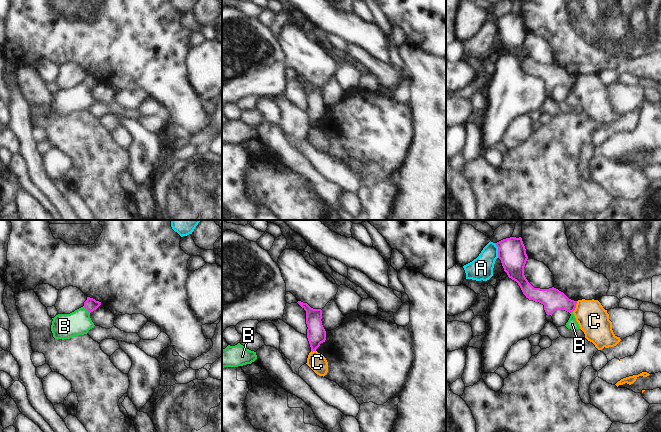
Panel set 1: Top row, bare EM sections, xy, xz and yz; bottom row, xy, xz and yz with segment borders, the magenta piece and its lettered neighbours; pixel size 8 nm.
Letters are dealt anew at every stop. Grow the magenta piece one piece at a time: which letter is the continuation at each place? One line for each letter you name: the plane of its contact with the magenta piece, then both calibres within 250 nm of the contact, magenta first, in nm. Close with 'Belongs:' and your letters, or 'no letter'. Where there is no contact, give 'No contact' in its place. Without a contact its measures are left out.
B: Touches magenta in xy. Thickness 100 nm (magenta) against 200 nm
Belongs: B.

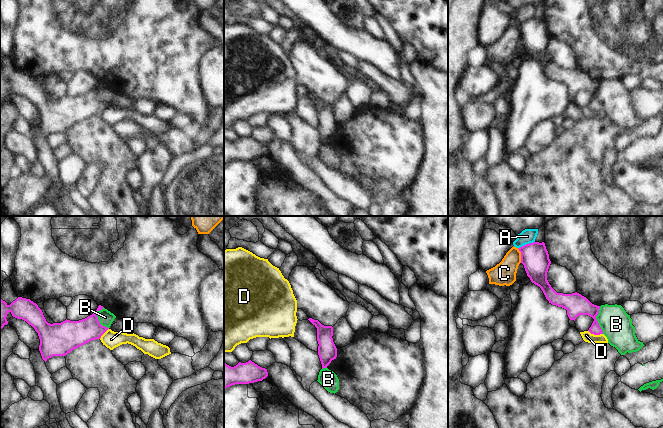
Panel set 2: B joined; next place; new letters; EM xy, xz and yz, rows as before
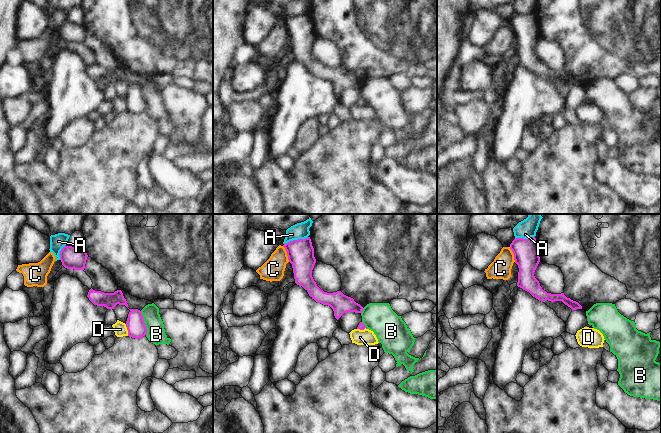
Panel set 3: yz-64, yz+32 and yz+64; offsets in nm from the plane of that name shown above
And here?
Belongs: no letter.

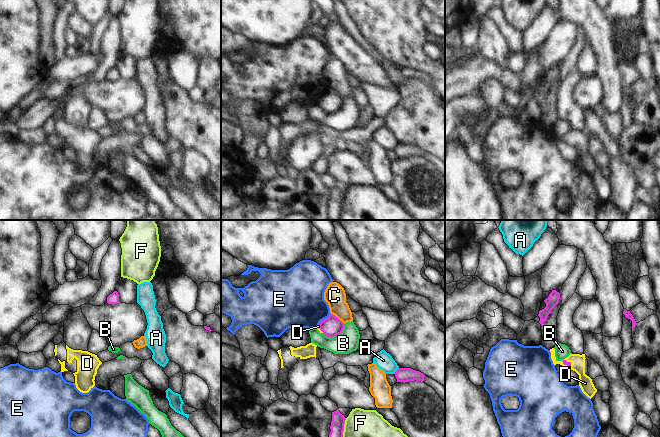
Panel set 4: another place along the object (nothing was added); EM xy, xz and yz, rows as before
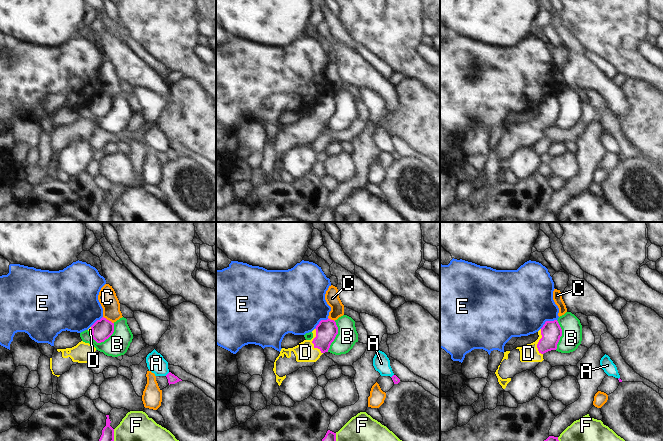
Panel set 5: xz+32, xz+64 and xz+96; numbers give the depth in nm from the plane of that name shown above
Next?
D: Touches magenta in yz. Thickness 40 nm (magenta) against 110 nm
Belongs: D.

